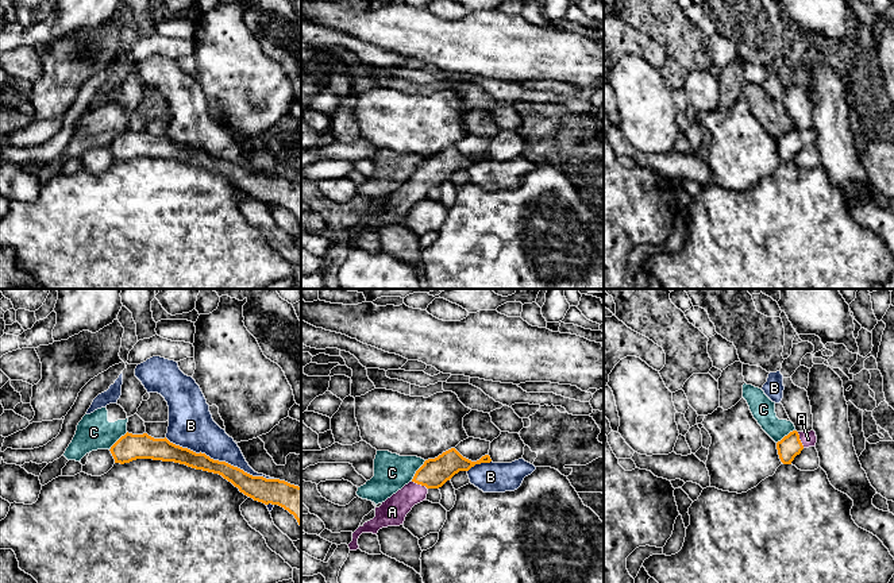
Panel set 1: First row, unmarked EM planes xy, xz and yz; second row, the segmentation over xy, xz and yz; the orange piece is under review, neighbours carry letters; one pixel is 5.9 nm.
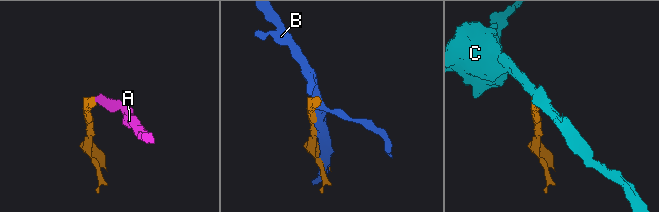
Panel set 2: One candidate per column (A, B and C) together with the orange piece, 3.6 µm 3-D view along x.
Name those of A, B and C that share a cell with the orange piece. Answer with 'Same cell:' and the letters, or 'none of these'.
Same cell: A

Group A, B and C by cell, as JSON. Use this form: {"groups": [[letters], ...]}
{"groups": [["A"], ["B"], ["C"]]}

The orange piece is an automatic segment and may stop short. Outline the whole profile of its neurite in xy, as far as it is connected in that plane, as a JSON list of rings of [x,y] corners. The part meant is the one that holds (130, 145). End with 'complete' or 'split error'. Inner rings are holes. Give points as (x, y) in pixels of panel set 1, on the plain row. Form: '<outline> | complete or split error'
[[[126,131],[112,144],[115,161],[130,161],[136,157],[174,159],[188,165],[221,173],[240,190],[265,202],[278,202],[294,213],[301,224],[301,185],[280,177],[253,174],[226,159],[213,158],[205,151],[196,151],[165,136],[147,131]]] | complete

